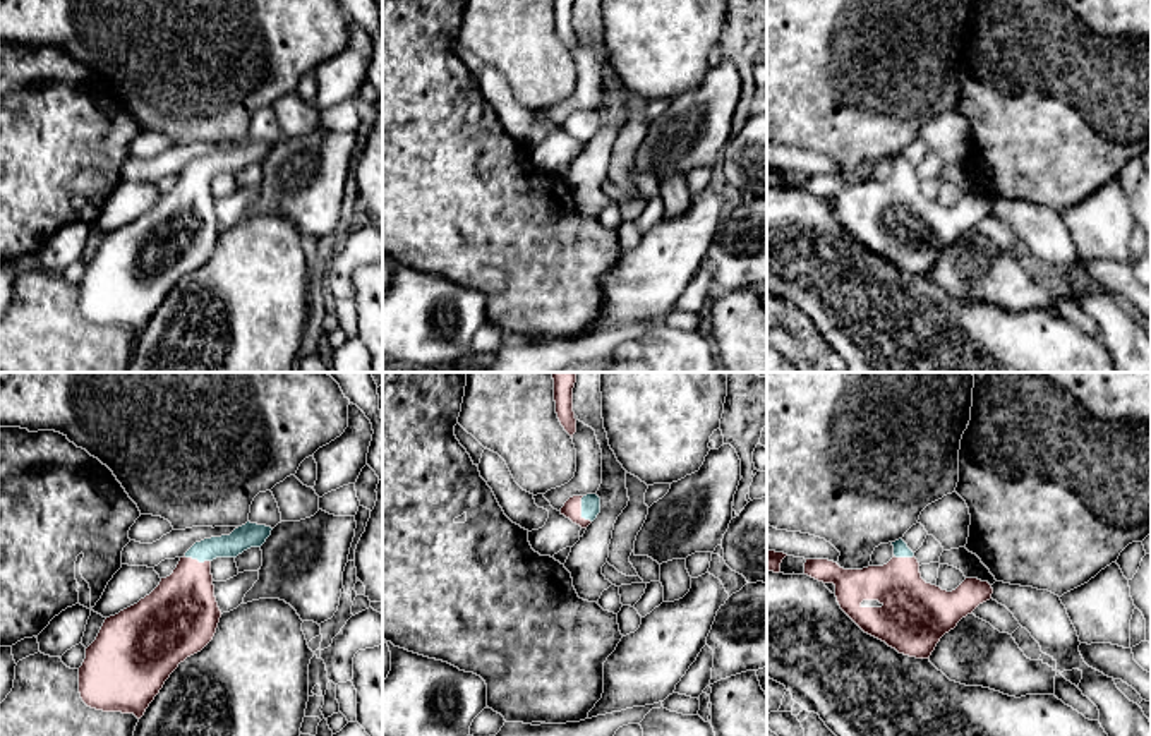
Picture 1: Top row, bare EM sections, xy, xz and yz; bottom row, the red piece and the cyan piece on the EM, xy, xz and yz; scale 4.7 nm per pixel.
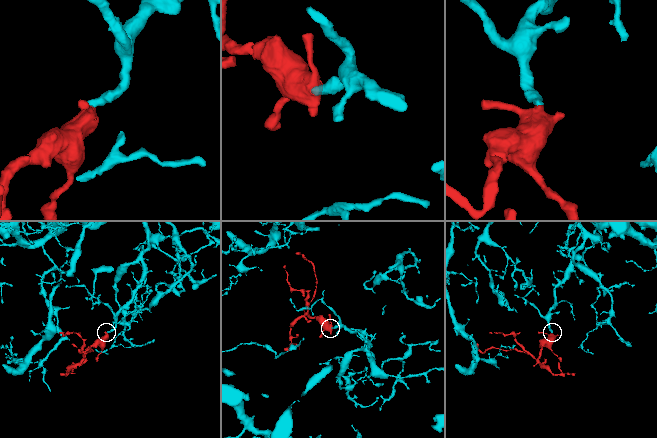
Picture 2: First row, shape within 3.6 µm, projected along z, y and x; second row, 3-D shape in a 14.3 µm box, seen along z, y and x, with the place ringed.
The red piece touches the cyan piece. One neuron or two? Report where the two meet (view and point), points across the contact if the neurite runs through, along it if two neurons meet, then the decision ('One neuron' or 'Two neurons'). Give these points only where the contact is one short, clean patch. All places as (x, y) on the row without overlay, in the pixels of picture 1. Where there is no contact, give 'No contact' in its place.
Touches red at xz (580, 126). Path across: xz (572, 124), (580, 126), (590, 120). One neuron

